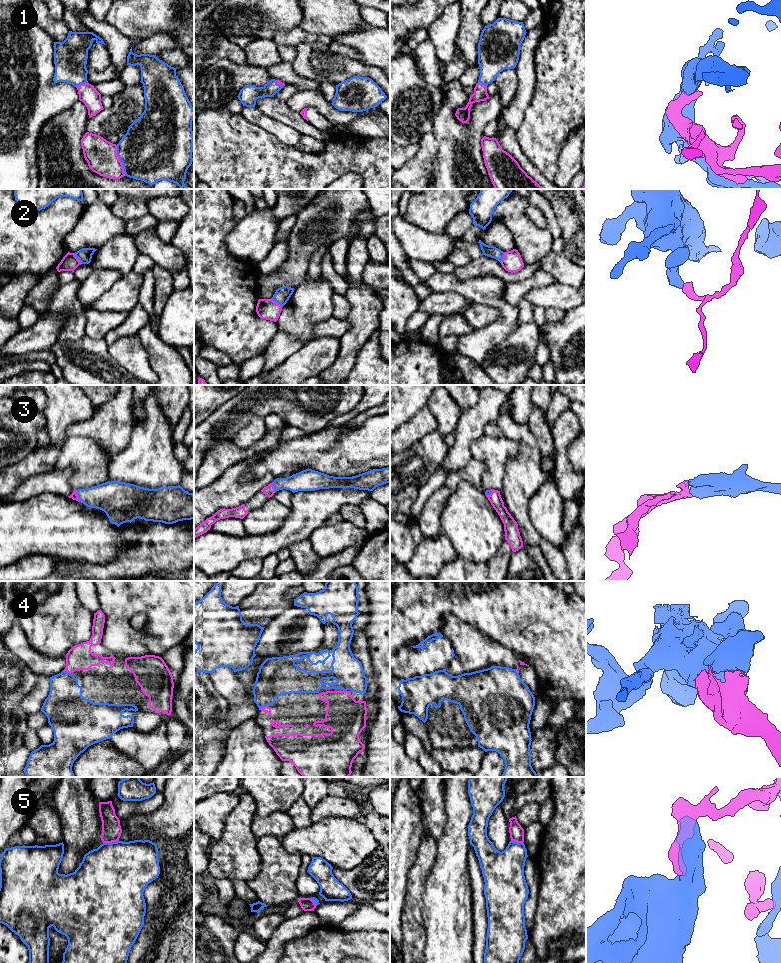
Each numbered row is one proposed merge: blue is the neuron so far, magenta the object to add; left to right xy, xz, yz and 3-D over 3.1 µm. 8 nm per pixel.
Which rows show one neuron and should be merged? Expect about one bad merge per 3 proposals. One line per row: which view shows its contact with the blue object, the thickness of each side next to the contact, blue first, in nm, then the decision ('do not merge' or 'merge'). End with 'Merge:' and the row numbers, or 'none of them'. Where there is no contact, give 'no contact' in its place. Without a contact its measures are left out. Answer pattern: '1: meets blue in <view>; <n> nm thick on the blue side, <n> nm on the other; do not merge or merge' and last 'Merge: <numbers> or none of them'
1: meets blue in xy; 480 nm thick on the blue side, 260 nm on the other; merge
2: meets blue in xz; 120 nm thick on the blue side, 160 nm on the other; do not merge
3: meets blue in xy; 240 nm thick on the blue side, 60 nm on the other; merge
4: meets blue in xz; 280 nm thick on the blue side, 50 nm on the other; merge
5: meets blue in xy; 500 nm thick on the blue side, 160 nm on the other; do not merge
Merge: 1, 3, 4

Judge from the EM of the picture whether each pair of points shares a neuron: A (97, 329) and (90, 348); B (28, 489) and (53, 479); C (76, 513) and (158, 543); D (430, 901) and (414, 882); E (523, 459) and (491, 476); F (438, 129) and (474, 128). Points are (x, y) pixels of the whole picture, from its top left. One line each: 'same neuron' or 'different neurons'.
A: different neurons
B: same neuron
C: different neurons
D: different neurons
E: different neurons
F: same neuron

